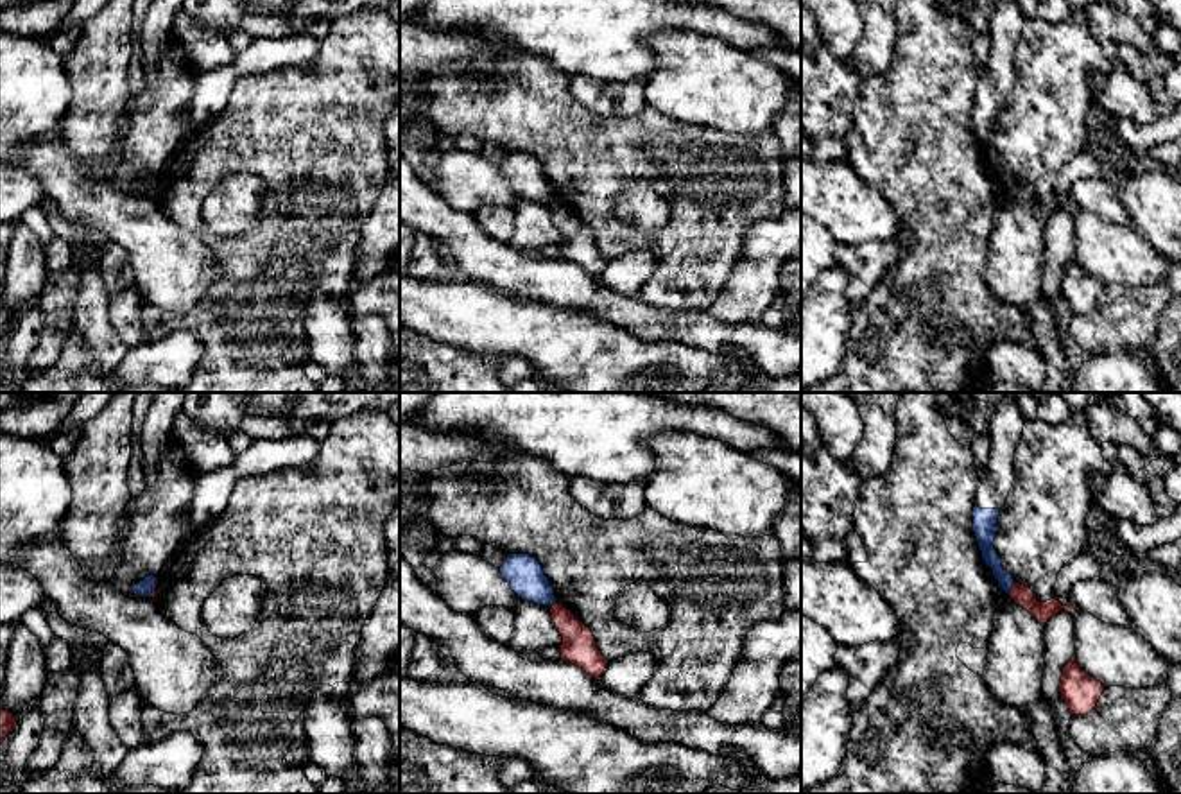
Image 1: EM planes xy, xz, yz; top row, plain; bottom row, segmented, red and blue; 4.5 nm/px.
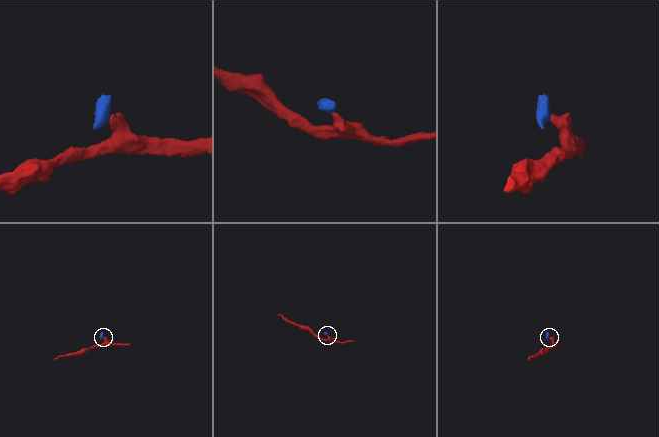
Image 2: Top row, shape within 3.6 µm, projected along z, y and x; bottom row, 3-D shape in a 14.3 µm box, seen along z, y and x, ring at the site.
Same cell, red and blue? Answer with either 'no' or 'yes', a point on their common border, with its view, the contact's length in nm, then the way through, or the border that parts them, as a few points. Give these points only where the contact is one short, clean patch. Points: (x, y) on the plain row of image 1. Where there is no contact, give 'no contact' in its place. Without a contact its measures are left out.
no | yz (1011, 187) | 60 nm | along yz (1015, 181), (1009, 192)

